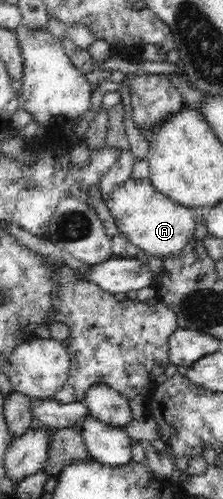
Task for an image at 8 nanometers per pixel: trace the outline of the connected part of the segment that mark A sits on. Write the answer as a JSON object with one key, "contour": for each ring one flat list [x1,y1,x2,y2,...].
{"contour":[[149,179,127,180,113,190,105,204,114,218,118,232,139,250,144,250,148,256,161,260,179,256,187,242,194,237,196,210,177,204,157,192]]}

